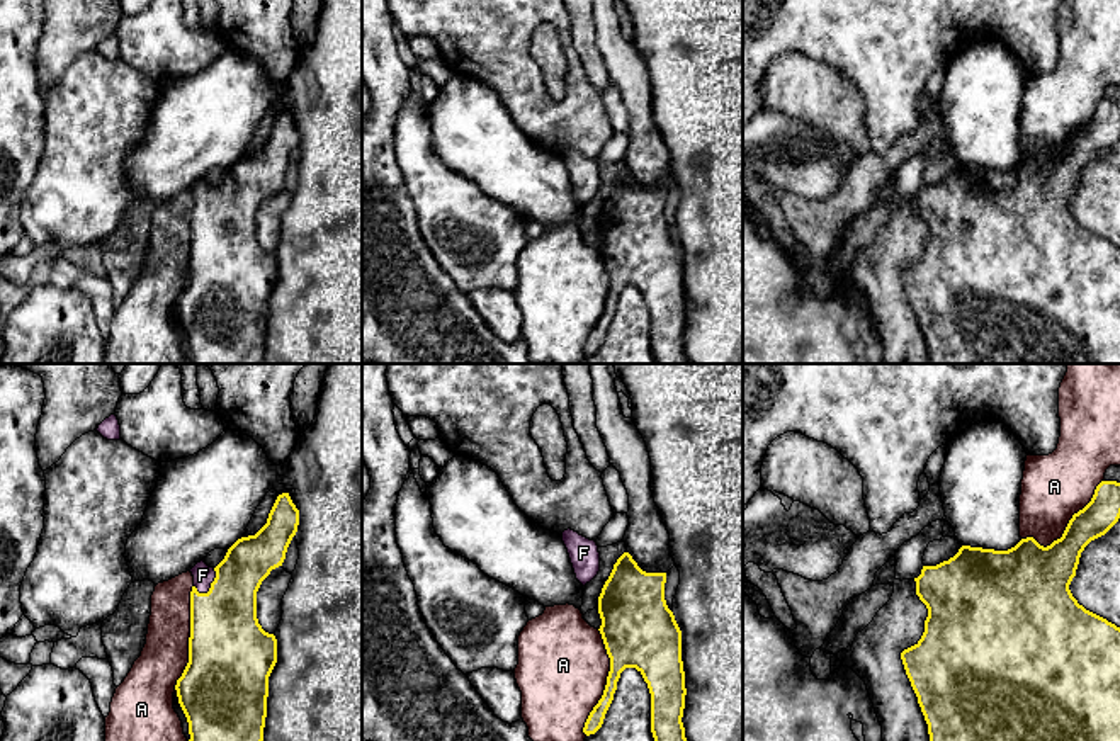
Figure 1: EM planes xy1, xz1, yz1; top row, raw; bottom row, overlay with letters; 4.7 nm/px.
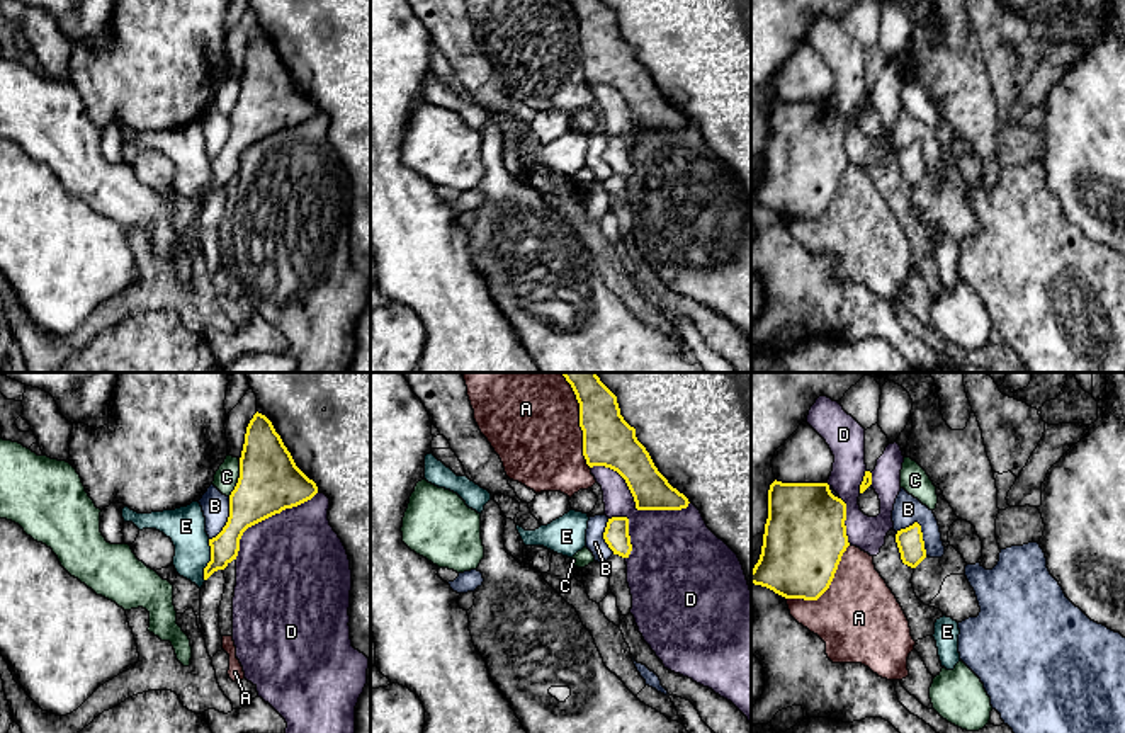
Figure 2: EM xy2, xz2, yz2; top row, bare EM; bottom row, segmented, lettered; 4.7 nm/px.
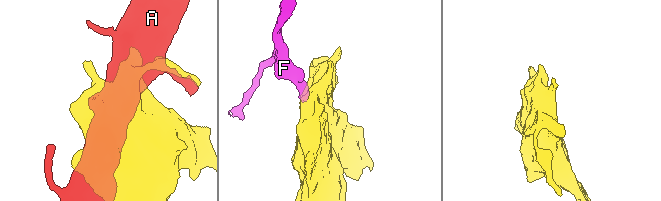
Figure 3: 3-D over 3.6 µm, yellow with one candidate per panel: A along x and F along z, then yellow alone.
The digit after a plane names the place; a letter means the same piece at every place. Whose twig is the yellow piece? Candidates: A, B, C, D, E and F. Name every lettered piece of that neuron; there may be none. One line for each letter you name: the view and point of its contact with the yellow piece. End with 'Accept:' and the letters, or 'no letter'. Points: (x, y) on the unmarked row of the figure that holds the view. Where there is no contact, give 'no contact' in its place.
F: contact xy1 (211, 203)
Accept: F

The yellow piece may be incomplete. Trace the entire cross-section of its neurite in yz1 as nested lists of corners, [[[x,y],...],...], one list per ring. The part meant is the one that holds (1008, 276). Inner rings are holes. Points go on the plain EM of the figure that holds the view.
[[[1101,100],[1096,105],[1091,121],[1083,129],[1079,129],[1078,133],[1072,134],[1062,156],[1054,160],[1047,167],[1040,165],[1033,156],[1021,158],[1015,167],[1011,167],[1008,170],[994,170],[994,168],[962,165],[959,168],[959,172],[953,177],[950,177],[948,180],[943,180],[936,185],[923,185],[921,194],[918,197],[914,197],[914,201],[916,201],[916,214],[928,228],[928,236],[925,240],[925,252],[914,265],[911,265],[901,272],[901,279],[902,279],[906,294],[911,301],[911,306],[918,316],[918,323],[921,326],[925,340],[928,343],[930,364],[1120,364],[1120,246],[1117,246],[1115,243],[1108,241],[1106,238],[1086,229],[1083,224],[1078,223],[1078,219],[1072,216],[1072,212],[1069,209],[1071,201],[1076,195],[1079,177],[1081,177],[1081,172],[1084,170],[1084,167],[1091,160],[1105,155],[1118,141],[1118,138],[1120,138],[1120,102]]]

